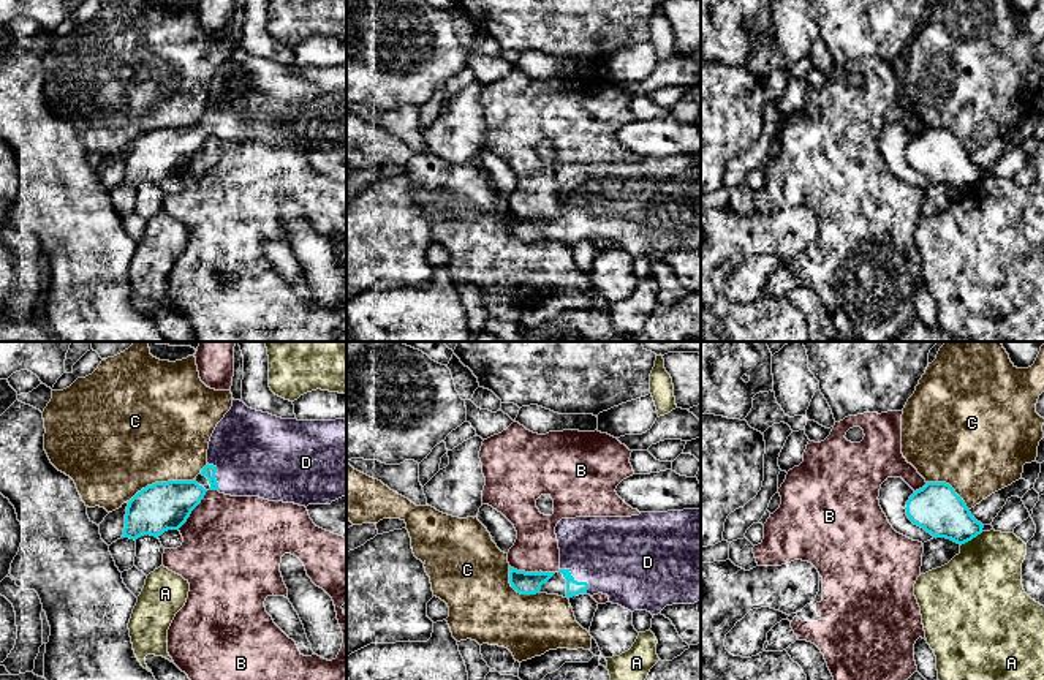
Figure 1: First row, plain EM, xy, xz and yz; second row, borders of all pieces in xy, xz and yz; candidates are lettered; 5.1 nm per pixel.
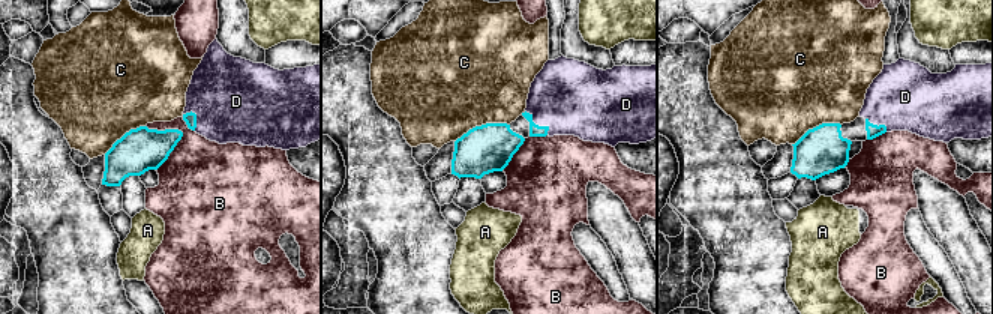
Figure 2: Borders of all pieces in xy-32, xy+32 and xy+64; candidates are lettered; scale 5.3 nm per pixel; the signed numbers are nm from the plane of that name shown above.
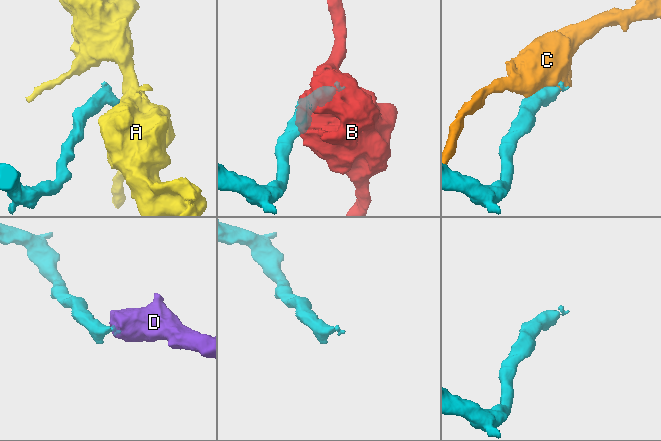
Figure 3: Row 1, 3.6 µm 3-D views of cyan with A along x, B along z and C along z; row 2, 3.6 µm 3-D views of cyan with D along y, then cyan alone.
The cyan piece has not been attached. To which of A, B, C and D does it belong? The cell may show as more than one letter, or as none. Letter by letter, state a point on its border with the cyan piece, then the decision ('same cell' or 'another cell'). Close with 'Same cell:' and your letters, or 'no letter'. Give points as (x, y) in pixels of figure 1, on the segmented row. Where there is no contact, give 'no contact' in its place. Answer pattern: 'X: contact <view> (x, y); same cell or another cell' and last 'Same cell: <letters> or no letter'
A: contact yz (972, 538); another cell
B: contact xz (532, 573); another cell
C: contact xy (160, 483); another cell
D: contact xz (576, 581); same cell
Same cell: D

